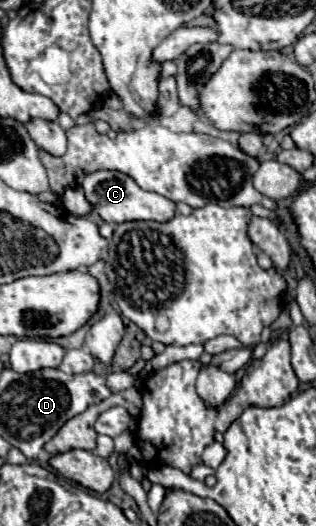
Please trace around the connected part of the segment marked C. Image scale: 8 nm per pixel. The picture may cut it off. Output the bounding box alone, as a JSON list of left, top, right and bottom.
[83,170,175,222]

